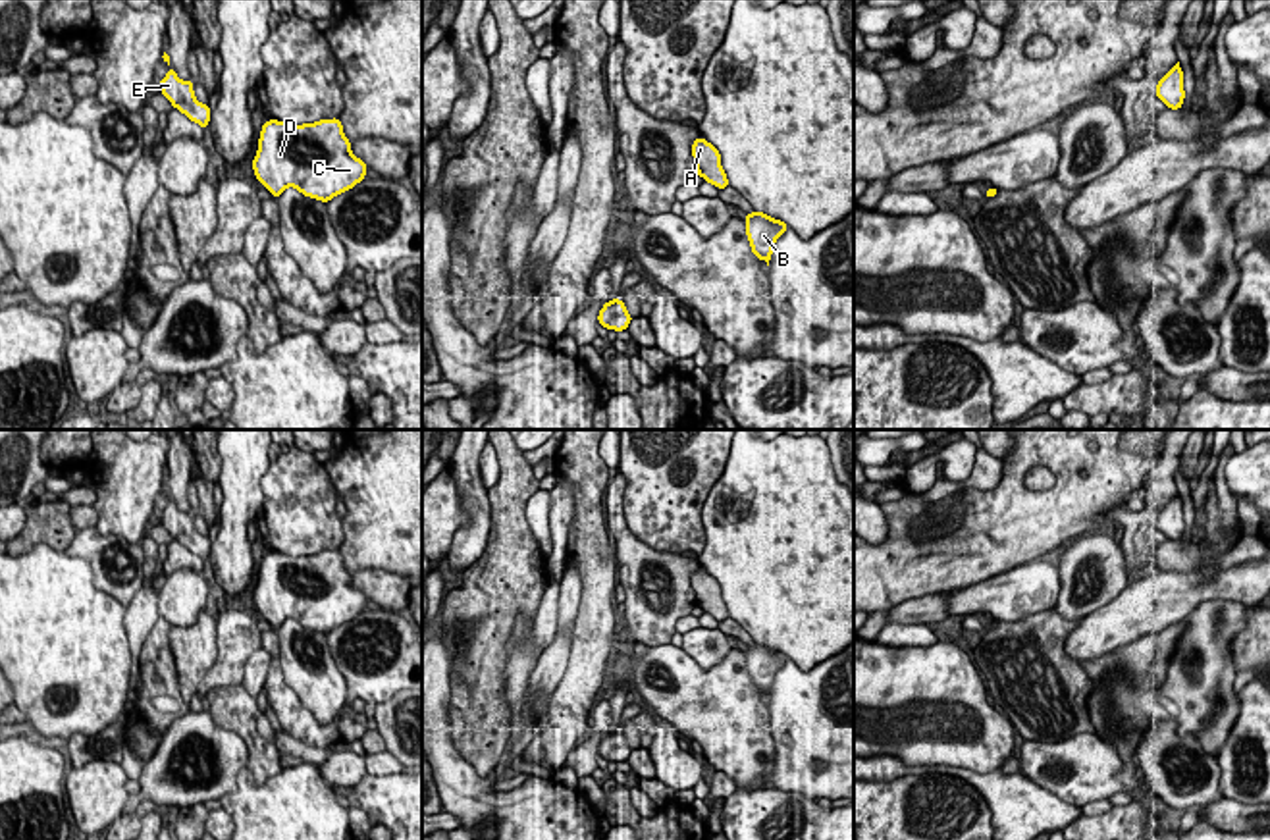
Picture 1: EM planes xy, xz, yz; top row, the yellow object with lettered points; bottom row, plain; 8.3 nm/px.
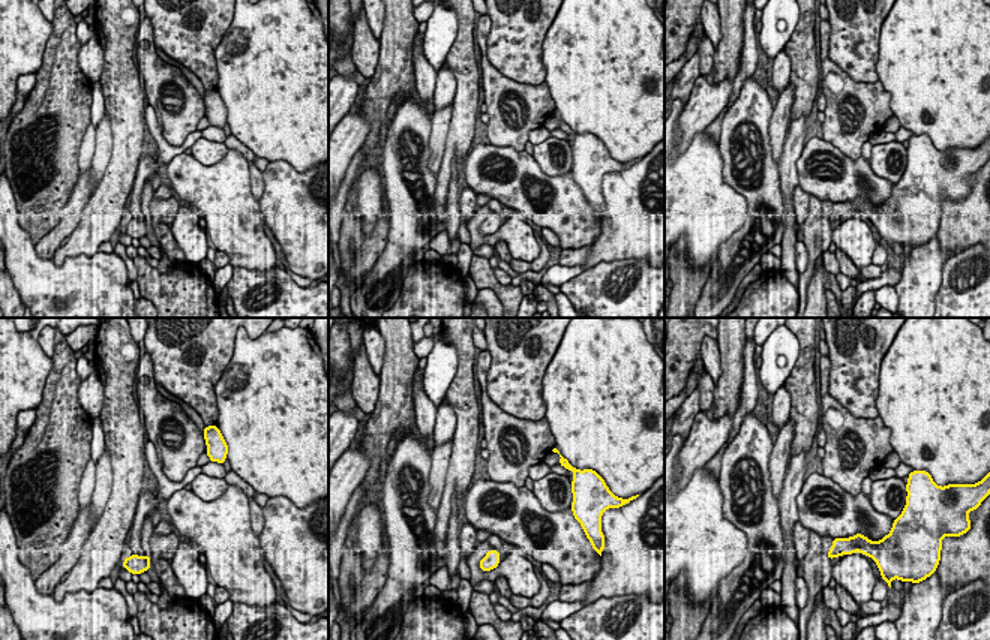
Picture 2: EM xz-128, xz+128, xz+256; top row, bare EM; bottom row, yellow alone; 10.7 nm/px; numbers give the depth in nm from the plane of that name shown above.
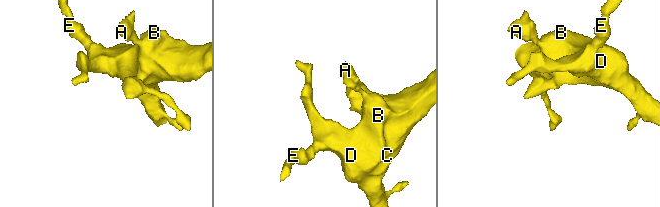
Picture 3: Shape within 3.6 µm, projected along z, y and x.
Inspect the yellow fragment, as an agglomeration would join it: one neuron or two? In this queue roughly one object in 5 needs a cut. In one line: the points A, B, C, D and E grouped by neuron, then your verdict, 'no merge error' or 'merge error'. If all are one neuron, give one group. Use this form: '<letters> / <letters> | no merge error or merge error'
A B C D E | no merge error

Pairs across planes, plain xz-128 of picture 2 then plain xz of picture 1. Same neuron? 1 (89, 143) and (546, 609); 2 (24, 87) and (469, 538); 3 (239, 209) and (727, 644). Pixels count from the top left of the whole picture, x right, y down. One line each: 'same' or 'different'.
1: same
2: same
3: different

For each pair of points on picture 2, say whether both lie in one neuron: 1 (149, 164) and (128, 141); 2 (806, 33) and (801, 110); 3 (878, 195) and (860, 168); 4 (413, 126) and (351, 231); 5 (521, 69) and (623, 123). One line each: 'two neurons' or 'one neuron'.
1: two neurons
2: one neuron
3: one neuron
4: two neurons
5: two neurons

